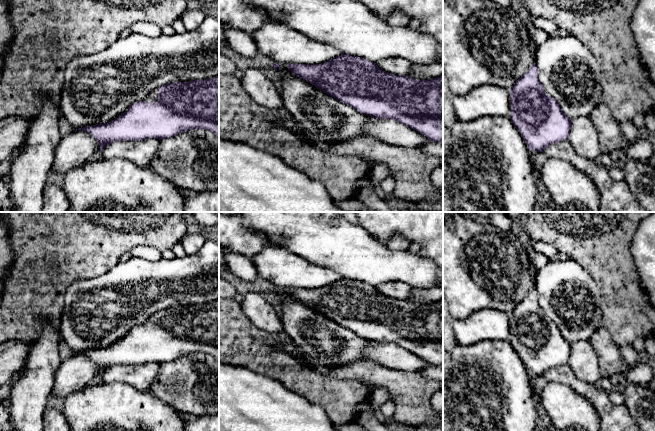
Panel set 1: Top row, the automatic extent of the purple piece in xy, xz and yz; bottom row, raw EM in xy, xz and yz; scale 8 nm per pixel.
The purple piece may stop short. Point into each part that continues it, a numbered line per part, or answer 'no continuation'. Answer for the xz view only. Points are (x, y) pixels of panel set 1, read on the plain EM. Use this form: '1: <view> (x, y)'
no continuation

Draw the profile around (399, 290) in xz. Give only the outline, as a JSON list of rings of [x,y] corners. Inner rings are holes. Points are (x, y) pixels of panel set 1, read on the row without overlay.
[[[405,282],[381,283],[376,288],[381,294],[395,299],[408,299],[411,294],[411,286]]]

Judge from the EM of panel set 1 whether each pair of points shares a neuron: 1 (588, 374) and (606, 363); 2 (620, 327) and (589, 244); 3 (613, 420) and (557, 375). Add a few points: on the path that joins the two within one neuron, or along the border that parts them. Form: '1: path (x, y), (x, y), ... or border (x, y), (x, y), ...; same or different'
1: border (591, 345), (596, 355), (598, 369), (602, 378); different
2: path (620, 306), (606, 289), (605, 265); same
3: path (602, 405), (587, 390), (572, 381); same

